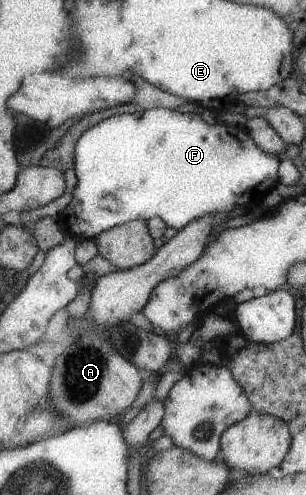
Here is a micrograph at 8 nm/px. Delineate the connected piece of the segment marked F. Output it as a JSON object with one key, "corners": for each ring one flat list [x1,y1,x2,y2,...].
{"corners":[[151,108,148,110,138,110,133,115,115,115,109,117,101,123,97,123,95,127,87,129,75,143,75,163,73,169,76,175,75,187,71,192,71,199,66,205,63,216,60,217,60,230,69,237,74,237,77,240,94,238,106,229,121,225,129,220,137,219,138,217,144,220,148,218,159,218,166,227,180,230,189,221,197,219,202,215,213,212,243,212,251,210,262,205,265,193,273,189,278,183,277,166,280,158,265,153,259,149,255,142,248,134,246,127,237,126,235,124,224,124,220,121,214,121,212,125,207,125,205,121,201,121,197,115,193,113,177,113,173,109]]}

